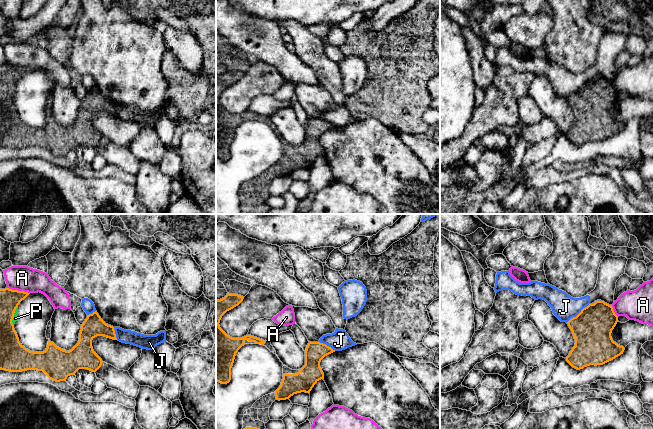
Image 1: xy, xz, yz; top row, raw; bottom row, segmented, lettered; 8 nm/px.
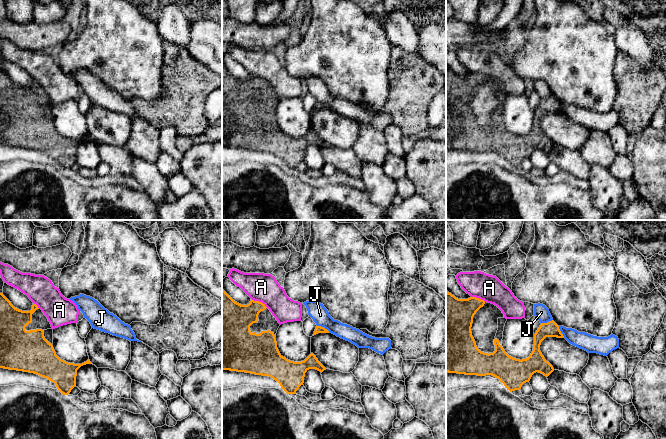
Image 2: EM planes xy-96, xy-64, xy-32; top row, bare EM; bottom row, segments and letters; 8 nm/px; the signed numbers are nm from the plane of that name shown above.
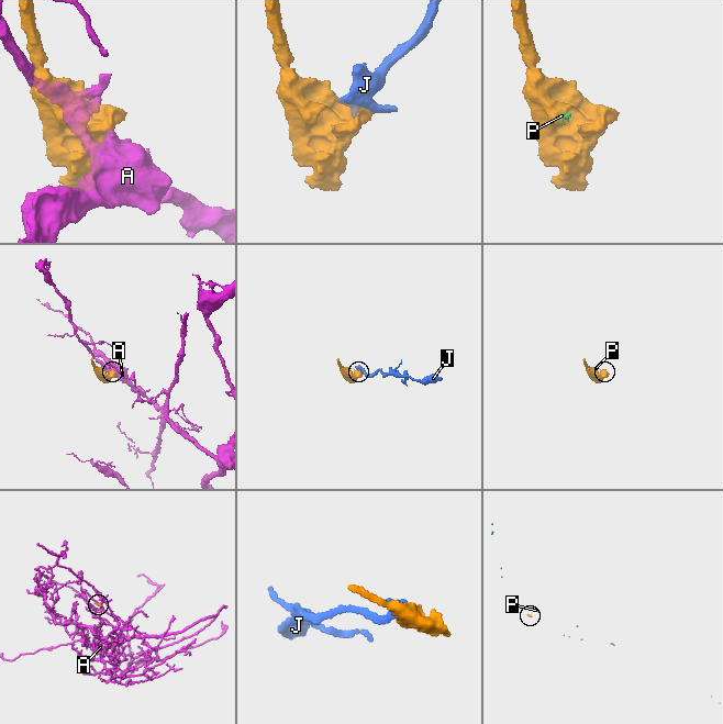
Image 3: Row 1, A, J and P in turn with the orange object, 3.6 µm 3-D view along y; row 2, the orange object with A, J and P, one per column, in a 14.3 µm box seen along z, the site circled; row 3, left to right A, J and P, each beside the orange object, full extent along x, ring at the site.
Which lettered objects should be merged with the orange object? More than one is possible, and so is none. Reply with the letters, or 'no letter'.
no letter

